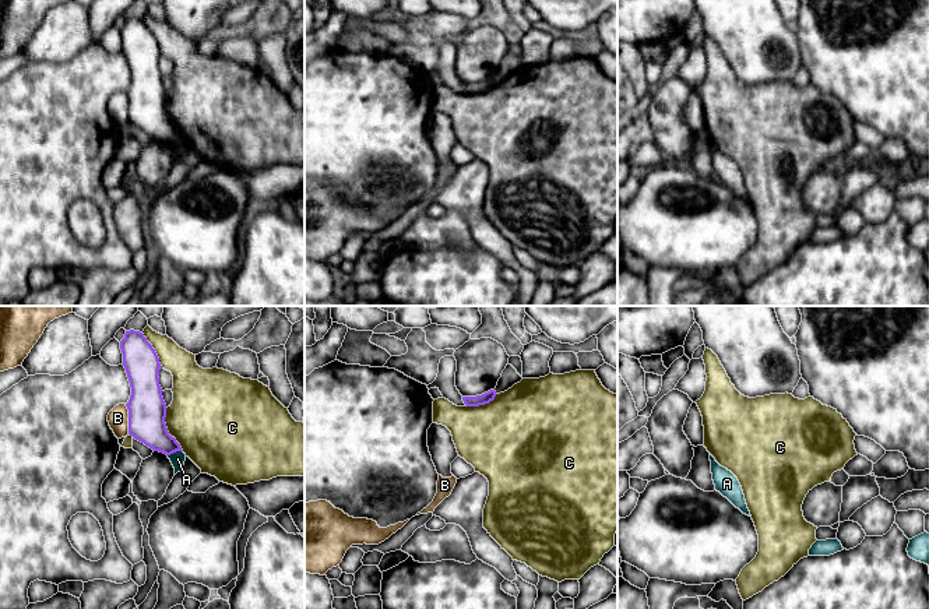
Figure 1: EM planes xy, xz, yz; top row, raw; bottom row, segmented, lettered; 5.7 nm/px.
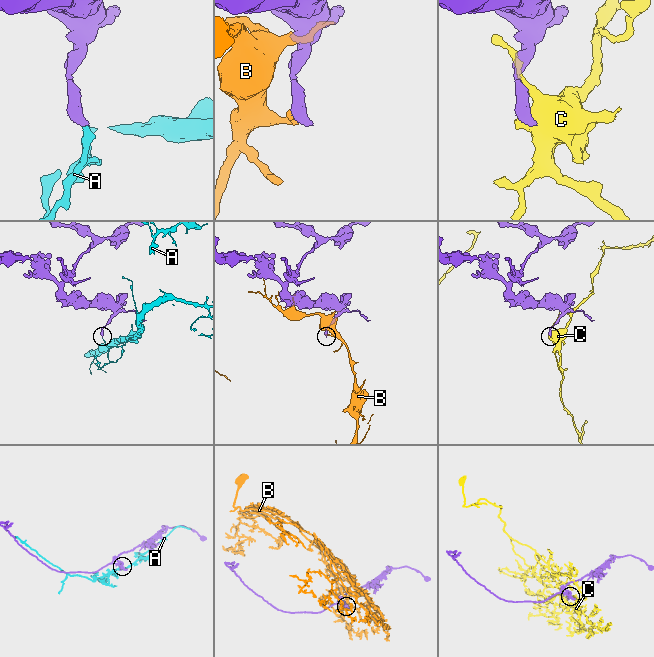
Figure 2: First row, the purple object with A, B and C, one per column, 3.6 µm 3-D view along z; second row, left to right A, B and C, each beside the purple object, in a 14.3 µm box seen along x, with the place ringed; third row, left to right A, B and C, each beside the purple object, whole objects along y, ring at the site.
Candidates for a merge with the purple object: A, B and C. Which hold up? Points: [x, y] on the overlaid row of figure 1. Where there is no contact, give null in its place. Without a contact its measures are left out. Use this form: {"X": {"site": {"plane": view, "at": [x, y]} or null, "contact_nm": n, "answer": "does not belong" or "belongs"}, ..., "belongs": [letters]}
{"A": {"site": {"plane": "xy", "at": [175, 451]}, "contact_nm": 90, "answer": "does not belong"}, "B": {"site": {"plane": "xy", "at": [129, 419]}, "contact_nm": 180, "answer": "does not belong"}, "C": {"site": {"plane": "xy", "at": [166, 429]}, "contact_nm": 260, "answer": "does not belong"}, "belongs": []}

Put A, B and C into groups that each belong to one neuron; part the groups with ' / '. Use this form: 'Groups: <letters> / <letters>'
Groups: A / B / C

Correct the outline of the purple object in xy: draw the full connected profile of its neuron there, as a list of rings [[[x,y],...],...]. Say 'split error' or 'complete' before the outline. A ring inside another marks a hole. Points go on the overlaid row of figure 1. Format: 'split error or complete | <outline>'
complete | [[[126,331],[120,341],[123,366],[126,369],[131,395],[129,409],[129,434],[154,451],[170,455],[183,451],[168,432],[166,404],[159,386],[159,358],[140,331]]]

